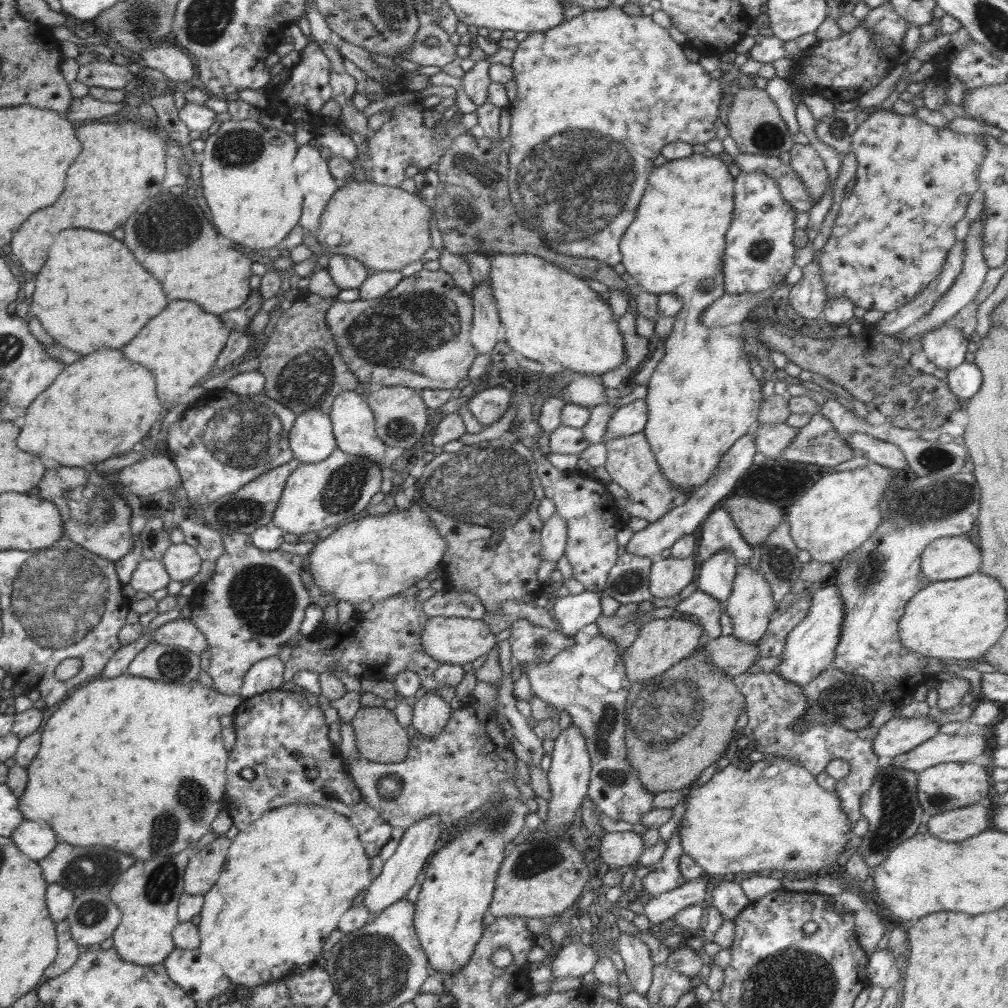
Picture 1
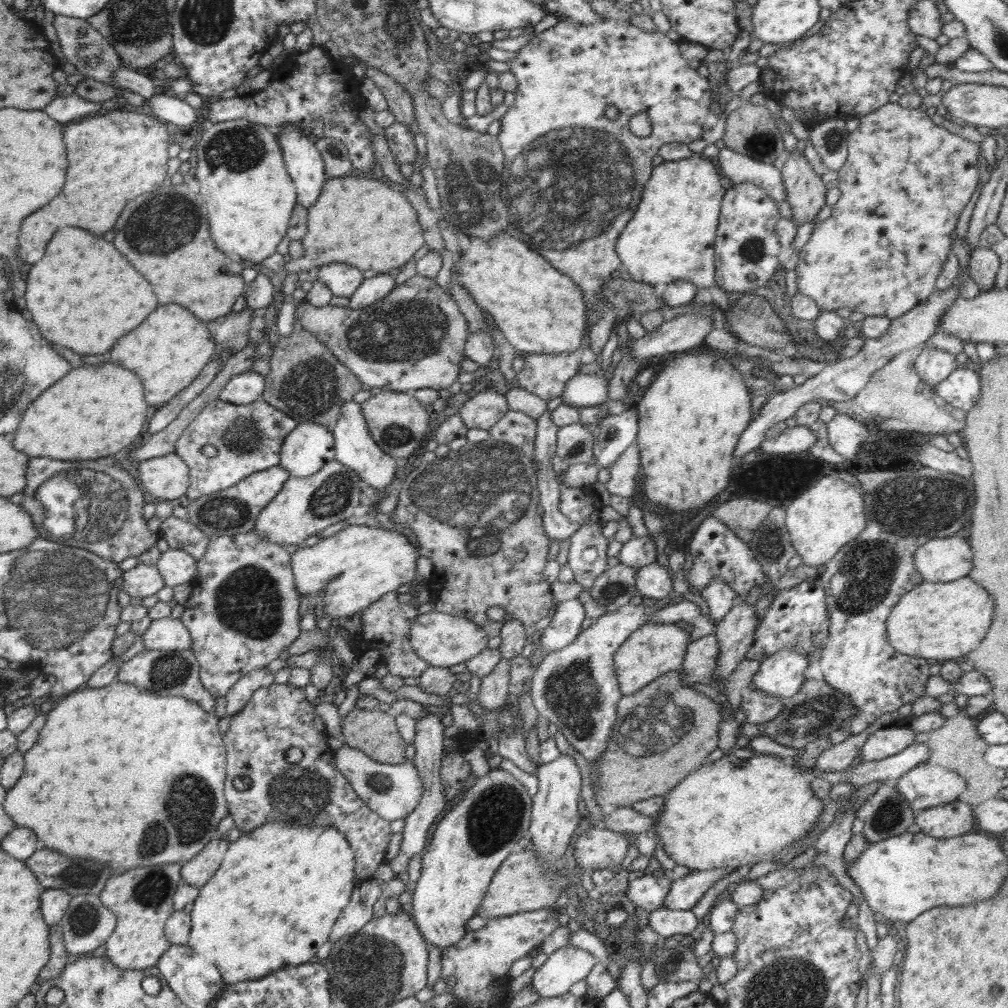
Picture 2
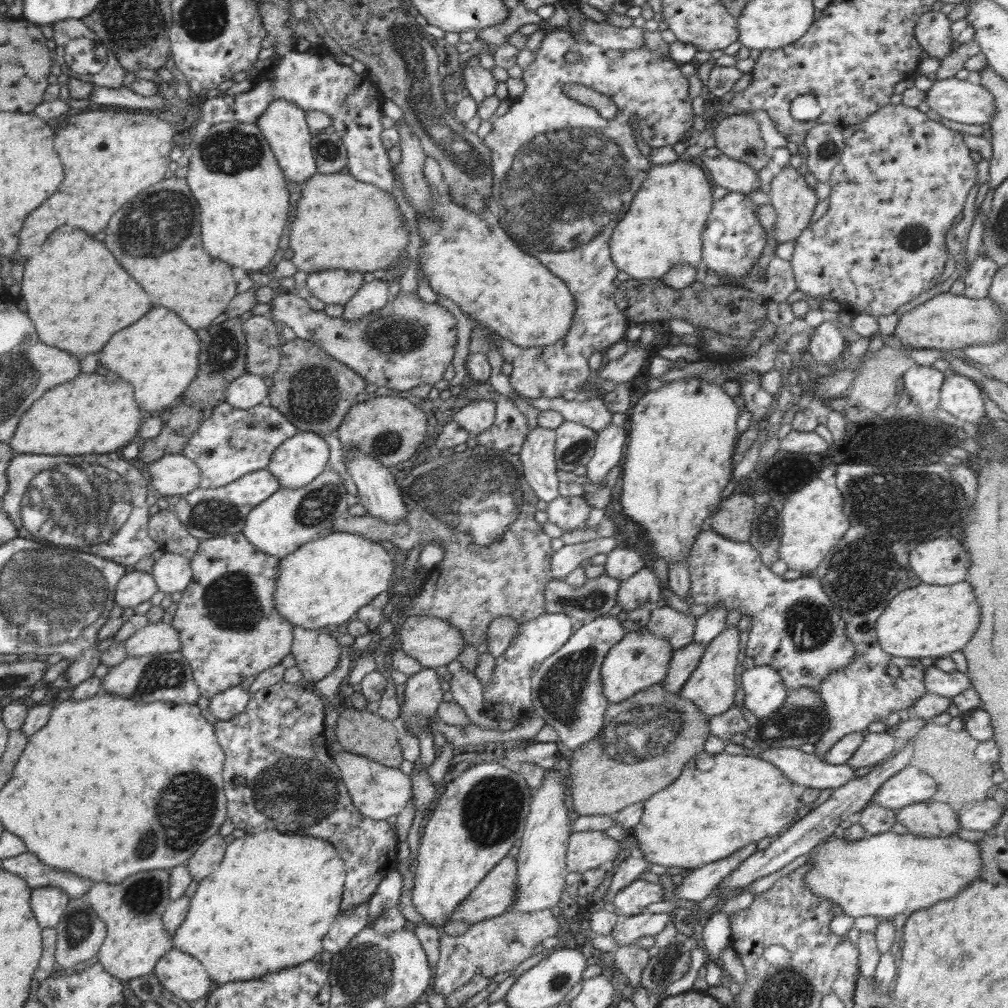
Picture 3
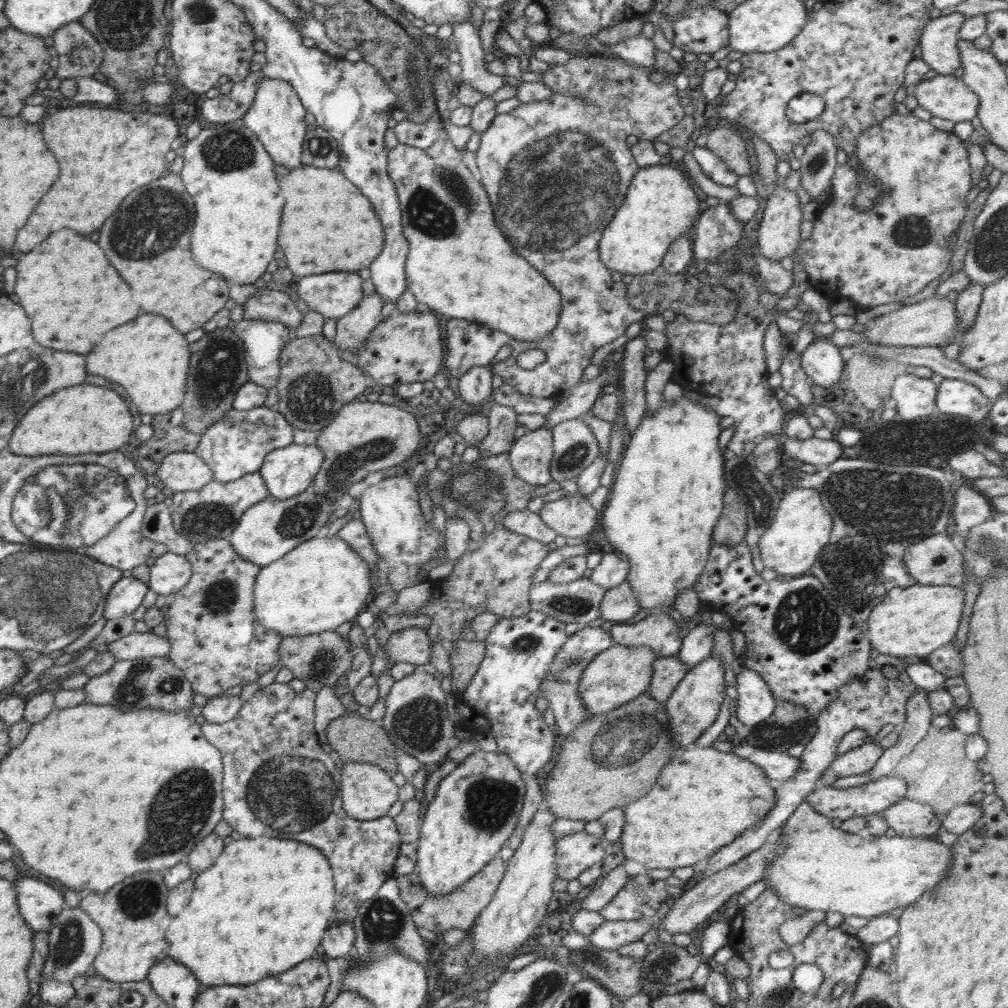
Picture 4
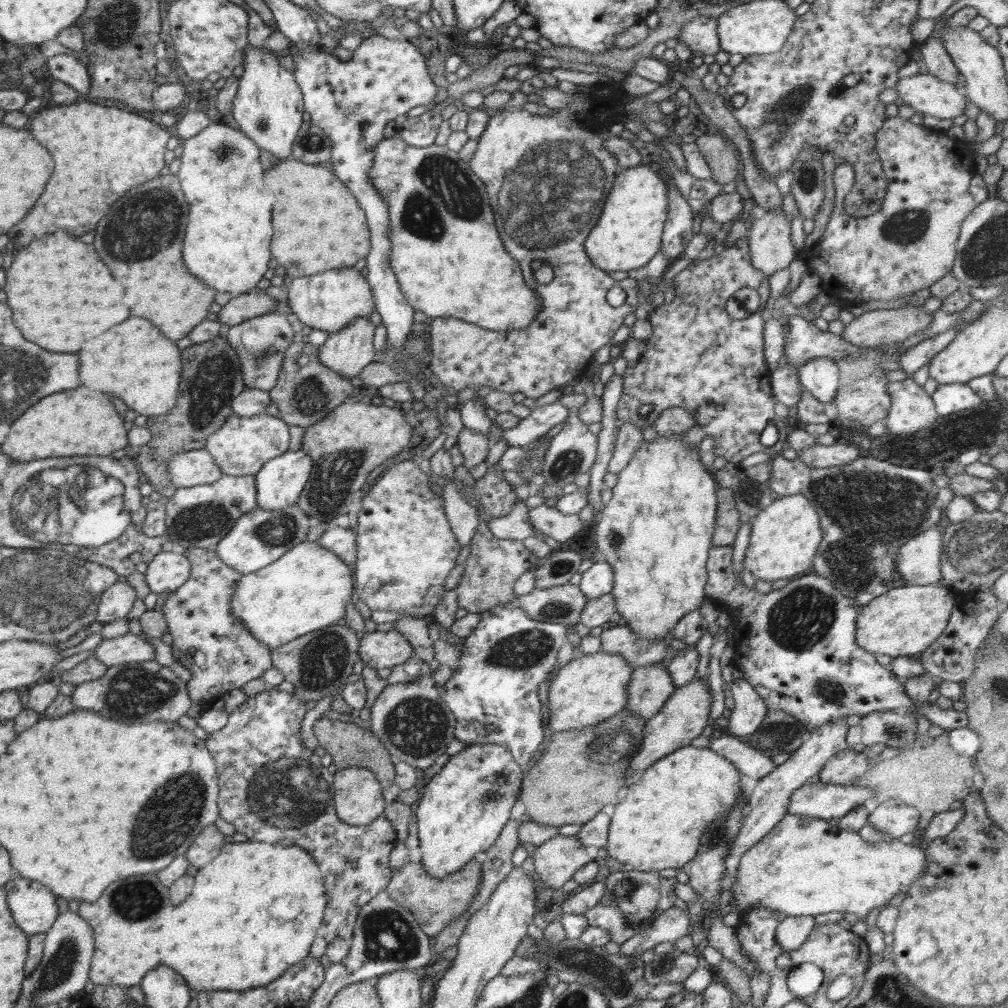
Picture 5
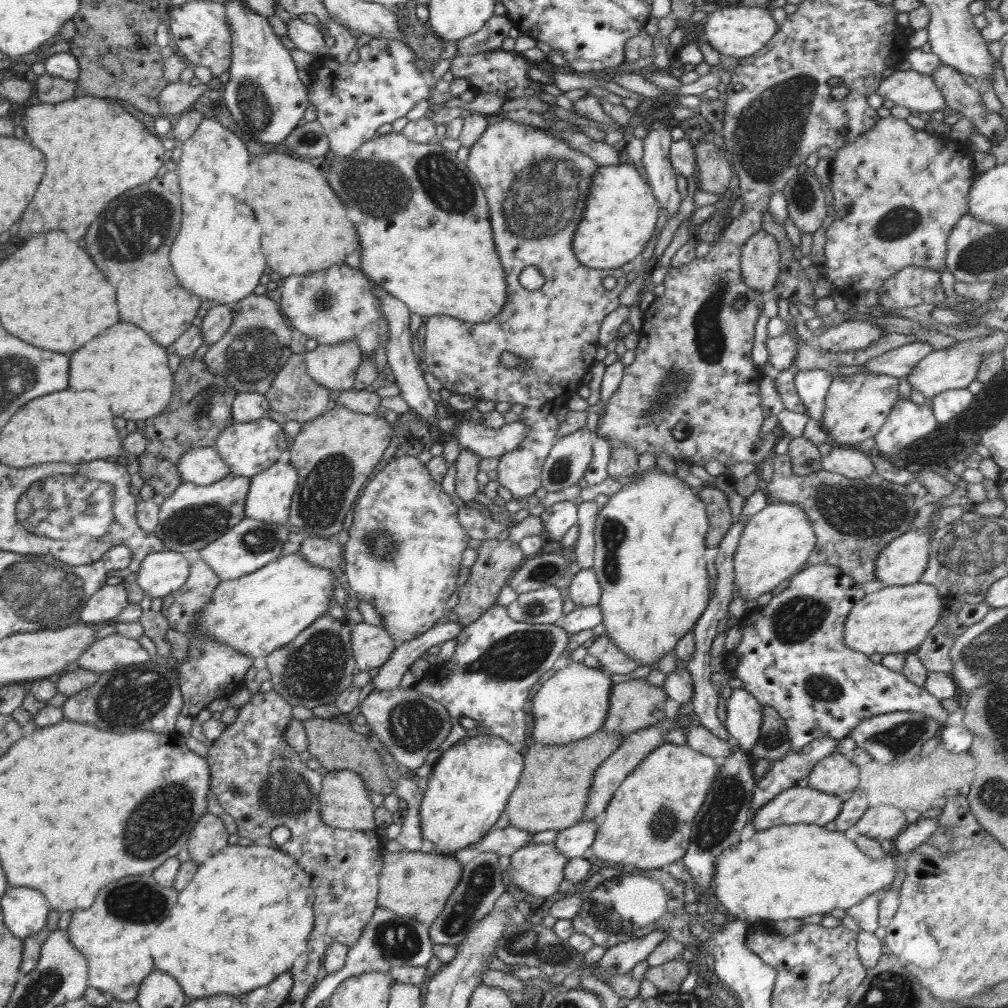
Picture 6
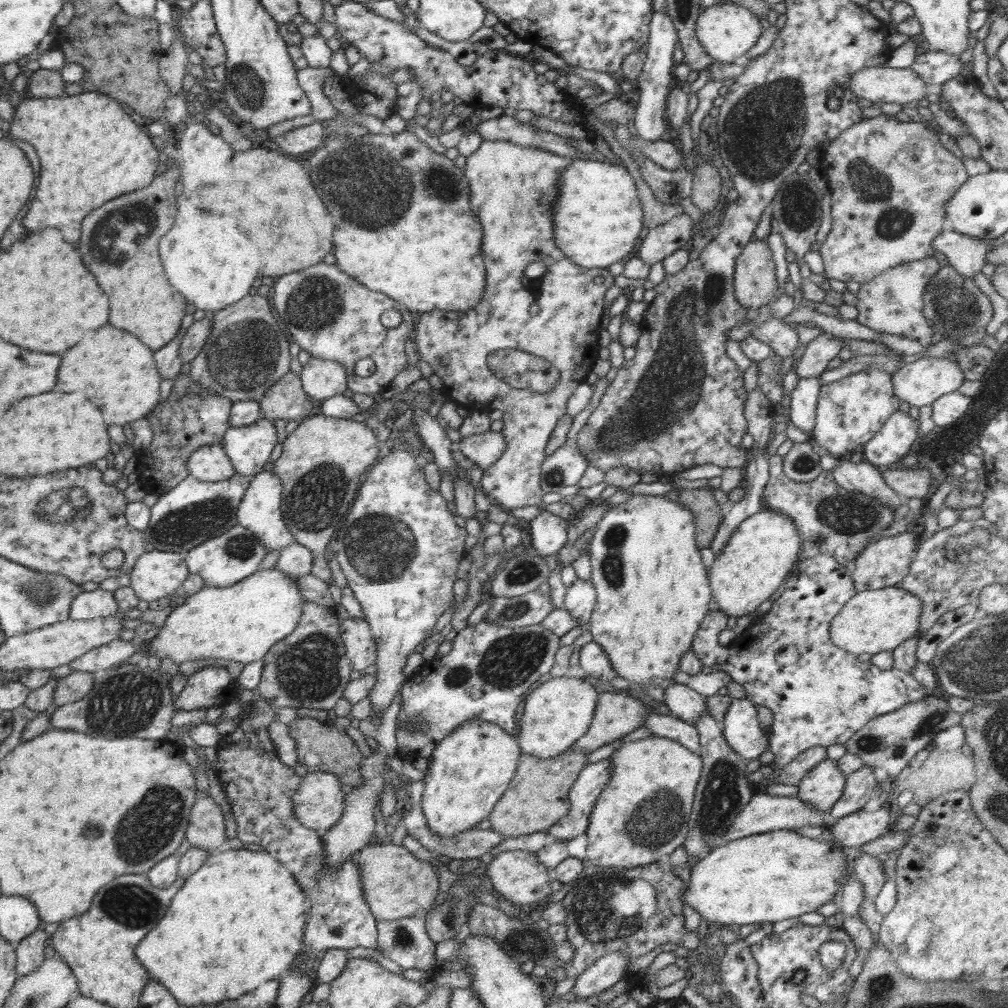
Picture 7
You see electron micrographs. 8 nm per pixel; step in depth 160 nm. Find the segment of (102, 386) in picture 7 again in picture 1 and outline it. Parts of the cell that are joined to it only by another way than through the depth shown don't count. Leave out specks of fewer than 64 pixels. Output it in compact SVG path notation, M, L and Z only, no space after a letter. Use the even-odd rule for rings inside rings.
M174 300L162 314L142 328L140 334L122 348L122 352L128 360L152 370L160 400L183 408L193 404L207 391L202 383L211 376L214 362L230 334L220 315L202 310L194 301Z

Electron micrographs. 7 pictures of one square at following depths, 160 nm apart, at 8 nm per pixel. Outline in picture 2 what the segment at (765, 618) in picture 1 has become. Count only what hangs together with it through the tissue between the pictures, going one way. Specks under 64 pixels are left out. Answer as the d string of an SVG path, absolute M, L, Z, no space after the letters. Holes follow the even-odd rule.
M746 594L737 595L735 605L716 624L715 635L720 644L717 656L716 675L722 684L745 659L748 649L754 642L757 626L762 624L754 615L754 605L746 605Z

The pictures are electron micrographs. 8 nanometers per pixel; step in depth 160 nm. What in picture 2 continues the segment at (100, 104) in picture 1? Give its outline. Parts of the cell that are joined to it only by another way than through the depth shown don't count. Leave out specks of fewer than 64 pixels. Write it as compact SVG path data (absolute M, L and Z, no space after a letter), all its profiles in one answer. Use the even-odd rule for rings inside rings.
M75 92L66 97L52 99L43 111L56 120L56 122L68 124L74 120L82 119L88 115L103 113L100 103L84 100Z

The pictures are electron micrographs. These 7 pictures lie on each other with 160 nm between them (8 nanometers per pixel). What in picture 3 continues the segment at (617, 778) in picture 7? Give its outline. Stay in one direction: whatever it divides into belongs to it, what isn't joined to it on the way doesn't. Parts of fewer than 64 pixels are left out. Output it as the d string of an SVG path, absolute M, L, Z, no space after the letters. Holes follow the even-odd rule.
M726 752L711 754L714 764L708 771L698 769L698 760L704 760L700 753L682 769L680 776L666 788L652 794L645 801L644 816L630 831L638 840L636 847L639 856L651 864L660 866L679 866L689 871L712 861L719 861L735 853L743 846L756 844L766 836L782 834L796 823L801 800L792 793L793 782L774 764L752 756L732 756Z

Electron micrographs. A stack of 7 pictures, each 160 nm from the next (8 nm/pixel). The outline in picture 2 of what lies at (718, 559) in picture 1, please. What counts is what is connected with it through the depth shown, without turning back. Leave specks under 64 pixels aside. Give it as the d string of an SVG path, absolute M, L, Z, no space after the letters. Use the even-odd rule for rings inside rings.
M717 576L714 580L710 580L700 595L703 600L706 600L706 604L710 608L708 617L714 624L717 624L724 618L725 614L732 610L737 598L736 592L729 587L723 576Z

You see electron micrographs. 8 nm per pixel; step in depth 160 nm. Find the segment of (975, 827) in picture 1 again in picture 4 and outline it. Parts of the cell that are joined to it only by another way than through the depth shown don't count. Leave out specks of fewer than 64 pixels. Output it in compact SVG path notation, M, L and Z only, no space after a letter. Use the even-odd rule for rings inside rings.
M908 799L898 801L880 814L886 825L902 837L932 836L943 829L942 816L934 813L932 807Z

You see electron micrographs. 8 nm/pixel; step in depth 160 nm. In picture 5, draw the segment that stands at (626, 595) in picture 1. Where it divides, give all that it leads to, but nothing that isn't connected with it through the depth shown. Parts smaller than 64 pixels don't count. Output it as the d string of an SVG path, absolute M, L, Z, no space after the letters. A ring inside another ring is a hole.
M568 582L545 589L536 587L530 594L520 595L516 605L532 620L568 626L580 623L580 613L588 599L578 585Z

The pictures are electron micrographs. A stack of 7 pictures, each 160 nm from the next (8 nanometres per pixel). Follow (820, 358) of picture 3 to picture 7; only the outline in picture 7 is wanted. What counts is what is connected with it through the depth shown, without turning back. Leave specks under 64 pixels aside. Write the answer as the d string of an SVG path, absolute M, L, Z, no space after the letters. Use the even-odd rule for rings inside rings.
M818 376L800 377L790 394L790 420L796 428L809 434L815 425L817 400L821 386Z

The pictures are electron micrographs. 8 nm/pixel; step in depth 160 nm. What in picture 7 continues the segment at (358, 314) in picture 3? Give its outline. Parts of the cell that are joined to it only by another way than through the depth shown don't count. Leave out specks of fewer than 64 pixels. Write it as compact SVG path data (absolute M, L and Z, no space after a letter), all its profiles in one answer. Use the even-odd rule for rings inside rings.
M310 357L301 371L301 385L304 392L316 402L321 402L336 395L342 395L347 389L347 372L343 364Z

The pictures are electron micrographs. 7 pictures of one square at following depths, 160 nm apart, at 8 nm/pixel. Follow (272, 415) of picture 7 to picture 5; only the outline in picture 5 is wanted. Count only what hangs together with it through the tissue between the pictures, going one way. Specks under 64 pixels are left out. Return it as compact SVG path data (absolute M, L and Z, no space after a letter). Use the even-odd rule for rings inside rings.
M298 338L285 350L285 357L283 358L283 365L280 369L280 374L274 388L269 390L269 397L271 402L276 404L280 412L280 417L289 426L302 426L304 428L315 425L316 422L326 418L328 413L331 413L339 404L346 400L351 400L352 395L352 382L351 378L340 376L327 366L324 366L318 358L317 352L319 351L318 345L308 343L305 338Z

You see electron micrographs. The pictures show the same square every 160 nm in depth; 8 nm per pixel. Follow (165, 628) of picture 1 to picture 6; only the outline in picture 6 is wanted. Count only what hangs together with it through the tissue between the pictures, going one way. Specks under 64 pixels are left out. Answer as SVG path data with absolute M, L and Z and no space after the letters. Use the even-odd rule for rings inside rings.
M118 633L96 639L78 658L79 667L94 673L106 673L120 666L128 666L152 660L150 654L137 639Z

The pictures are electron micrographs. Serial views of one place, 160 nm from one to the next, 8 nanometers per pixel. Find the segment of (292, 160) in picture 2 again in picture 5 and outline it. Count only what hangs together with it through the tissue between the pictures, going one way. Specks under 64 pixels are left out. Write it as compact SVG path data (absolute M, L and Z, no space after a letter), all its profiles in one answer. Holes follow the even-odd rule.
M252 45L244 49L243 68L233 100L232 118L236 120L239 130L260 149L271 152L278 159L290 157L293 140L298 131L305 127L303 94L294 73L278 63L276 52Z

